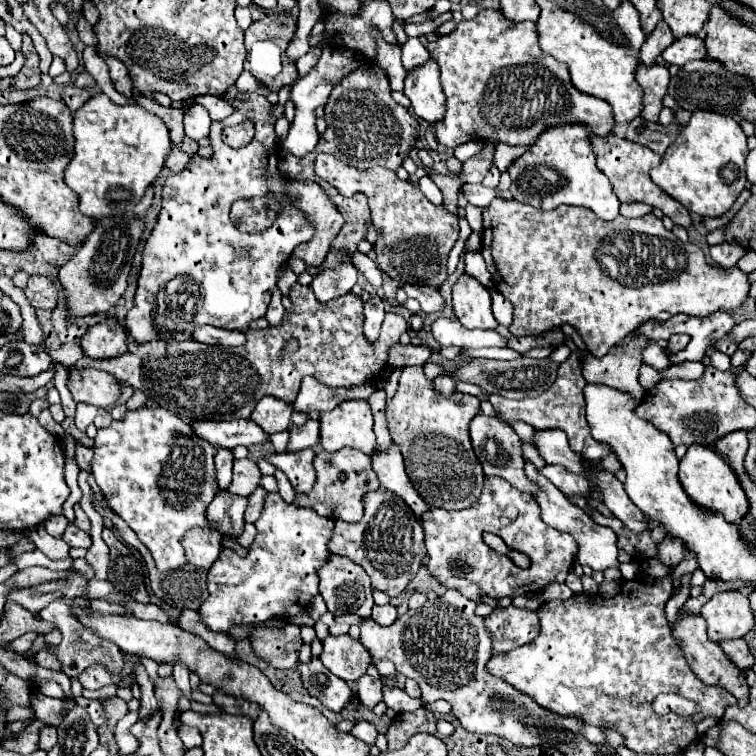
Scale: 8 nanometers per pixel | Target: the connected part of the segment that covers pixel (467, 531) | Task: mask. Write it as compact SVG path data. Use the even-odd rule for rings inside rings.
M486 478L480 498L468 510L448 512L430 508L420 520L426 534L426 568L442 586L456 588L474 602L480 602L482 596L516 598L522 594L538 594L550 582L564 582L578 552L576 540L544 524L532 496L516 490L504 478ZM484 532L498 534L508 548L524 552L532 560L530 568L520 570L512 560L486 546L482 540Z

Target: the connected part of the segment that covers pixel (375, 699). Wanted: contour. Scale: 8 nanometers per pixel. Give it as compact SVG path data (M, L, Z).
M364 674L358 684L358 700L366 706L366 708L374 708L378 702L382 702L382 682L378 678L370 678L368 674Z

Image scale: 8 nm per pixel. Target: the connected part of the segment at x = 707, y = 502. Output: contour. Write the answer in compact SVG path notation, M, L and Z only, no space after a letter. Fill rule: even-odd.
M692 444L686 450L686 456L680 460L678 480L682 482L682 488L688 494L688 498L692 498L692 502L696 502L698 506L704 506L706 512L722 514L732 524L740 522L740 518L744 518L748 512L748 498L736 478L734 470L716 452L712 452L706 446Z

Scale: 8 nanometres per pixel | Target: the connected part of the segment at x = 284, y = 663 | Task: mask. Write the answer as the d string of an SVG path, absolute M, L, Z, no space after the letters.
M286 624L282 628L256 626L250 632L256 654L280 670L294 670L298 664L298 650L302 646L300 626Z

